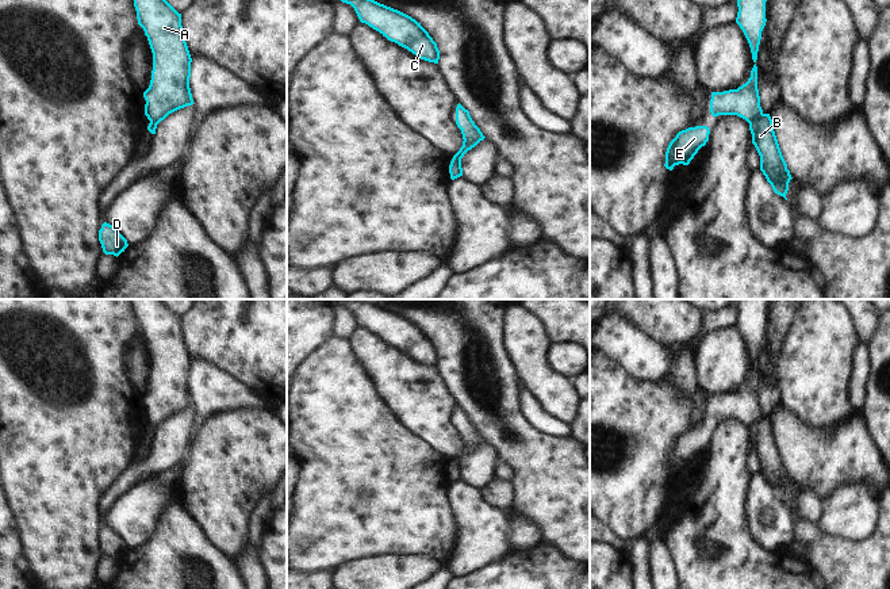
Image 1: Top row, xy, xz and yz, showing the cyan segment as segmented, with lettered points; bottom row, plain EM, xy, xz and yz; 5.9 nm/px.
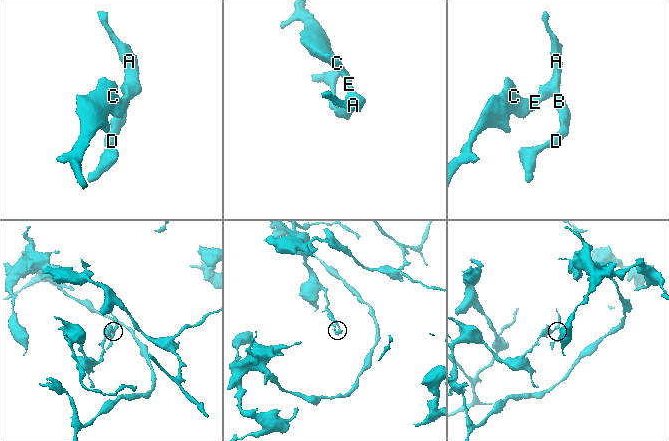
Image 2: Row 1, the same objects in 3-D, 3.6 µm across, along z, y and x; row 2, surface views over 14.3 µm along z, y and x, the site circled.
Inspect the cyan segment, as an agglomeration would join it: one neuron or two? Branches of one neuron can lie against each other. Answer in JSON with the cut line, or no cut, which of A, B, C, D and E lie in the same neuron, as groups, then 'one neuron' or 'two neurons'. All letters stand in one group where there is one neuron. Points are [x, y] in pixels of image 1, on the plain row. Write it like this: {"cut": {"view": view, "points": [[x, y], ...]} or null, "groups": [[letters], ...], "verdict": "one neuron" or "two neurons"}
{"cut": {"view": "yz", "points": [[762, 416], [750, 427]]}, "groups": [["A", "C", "E"], ["B", "D"]], "verdict": "two neurons"}

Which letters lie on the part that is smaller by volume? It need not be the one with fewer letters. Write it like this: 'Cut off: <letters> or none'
Cut off: B, D

